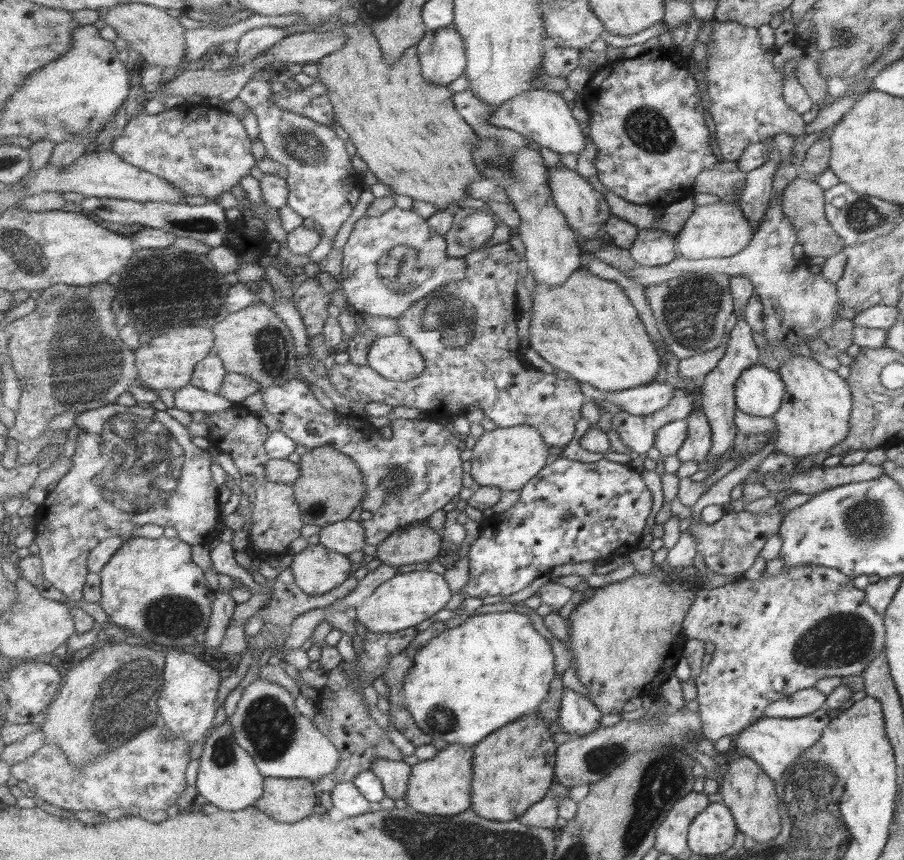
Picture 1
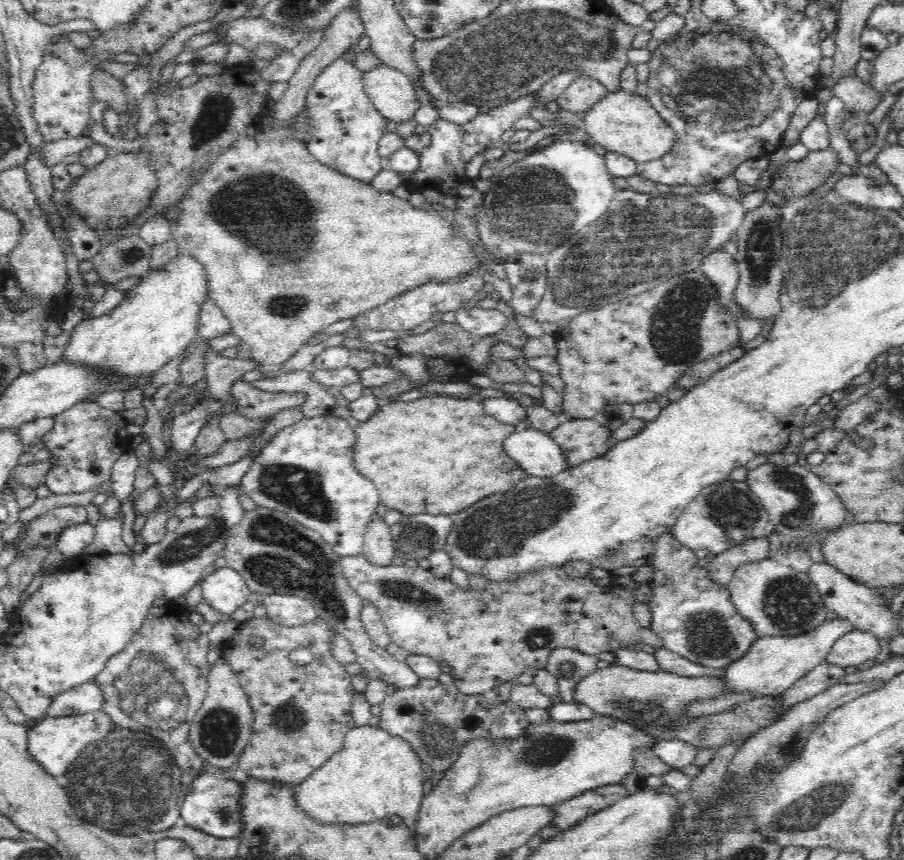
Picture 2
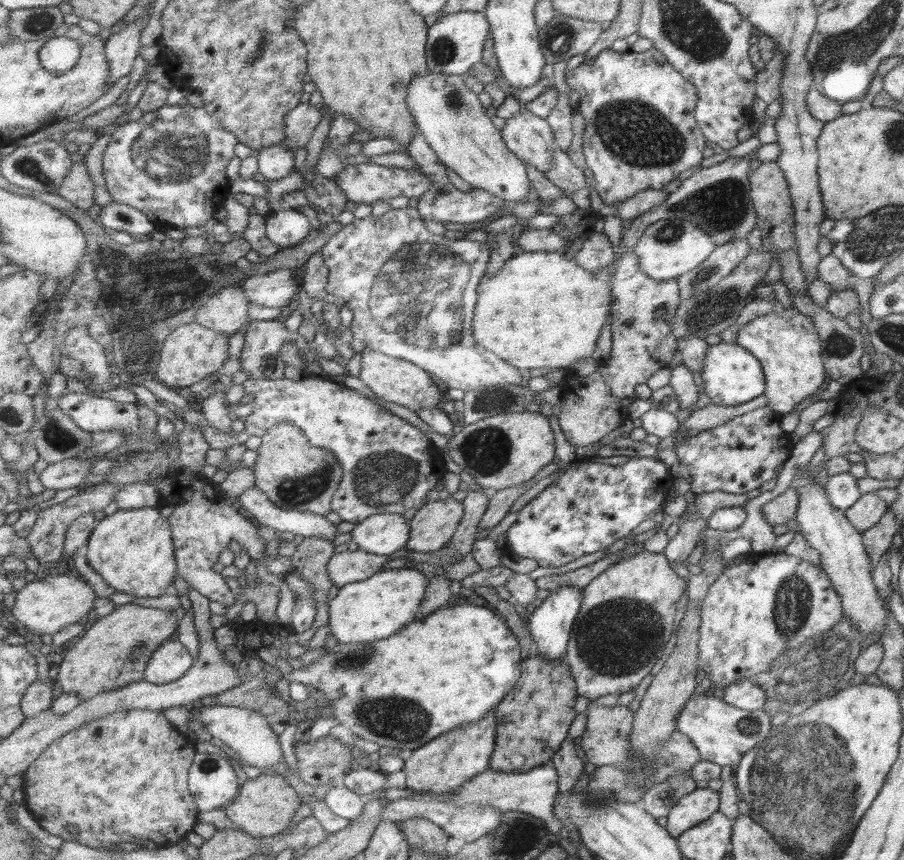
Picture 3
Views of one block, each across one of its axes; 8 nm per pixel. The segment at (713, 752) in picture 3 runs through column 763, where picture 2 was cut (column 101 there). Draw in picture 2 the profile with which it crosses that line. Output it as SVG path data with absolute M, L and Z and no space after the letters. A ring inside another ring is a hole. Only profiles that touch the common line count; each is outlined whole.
M101 710L96 712L86 712L86 714L76 716L50 718L44 716L44 718L40 718L40 720L36 722L27 724L28 755L42 767L44 772L57 778L65 773L66 768L72 766L76 762L76 758L80 756L80 752L82 752L86 746L90 746L90 743L105 738L107 732L114 728L116 728L116 725L112 727L112 720L109 715Z

